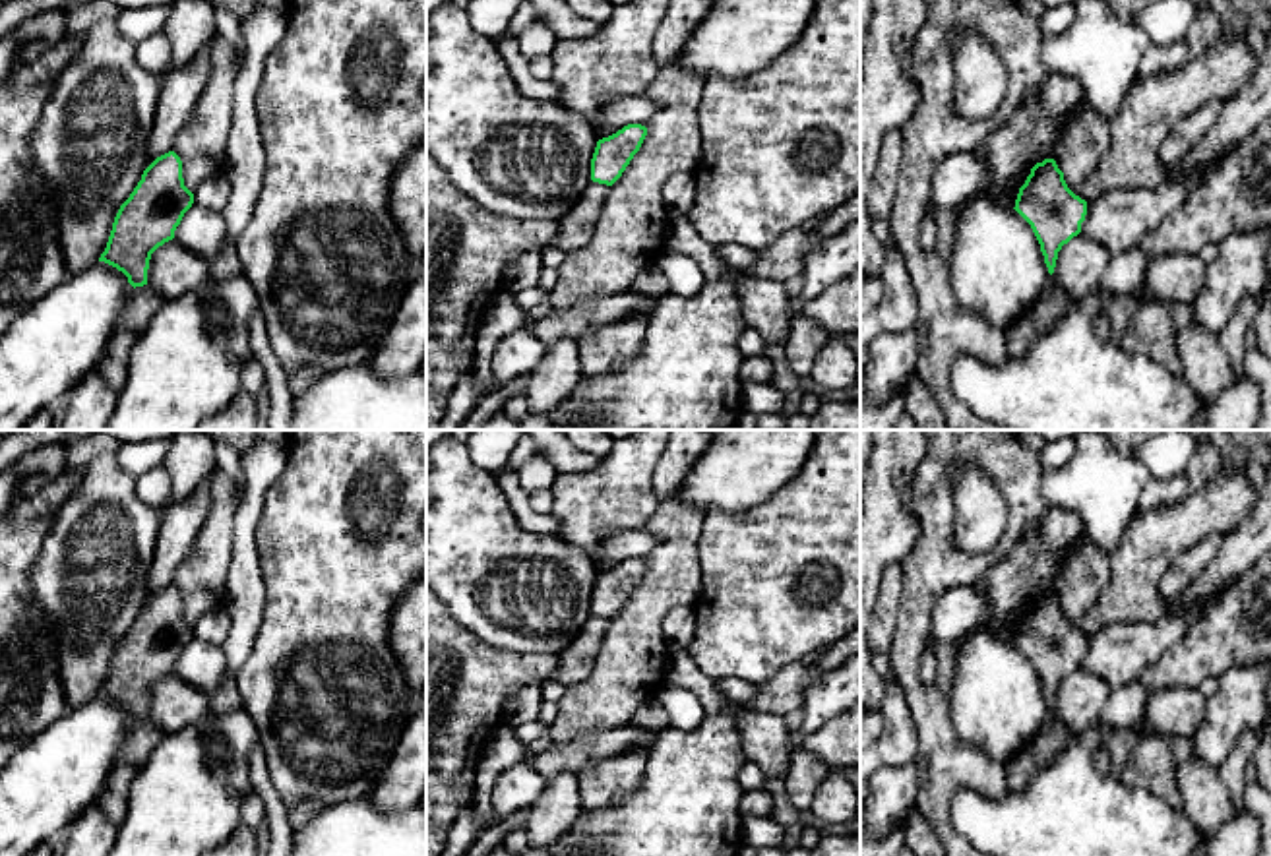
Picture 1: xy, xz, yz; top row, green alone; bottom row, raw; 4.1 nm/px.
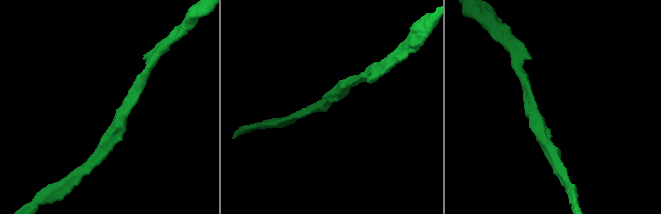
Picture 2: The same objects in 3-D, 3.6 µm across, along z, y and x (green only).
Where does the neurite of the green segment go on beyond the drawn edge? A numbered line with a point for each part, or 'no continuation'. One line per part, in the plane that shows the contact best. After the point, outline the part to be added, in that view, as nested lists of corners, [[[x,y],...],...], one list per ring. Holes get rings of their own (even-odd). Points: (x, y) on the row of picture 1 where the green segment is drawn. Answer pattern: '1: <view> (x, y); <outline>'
1: yz (1085, 138); [[[1085,103],[1054,143],[1054,161],[1075,196],[1079,196],[1097,161],[1106,153],[1108,143],[1108,118]]]

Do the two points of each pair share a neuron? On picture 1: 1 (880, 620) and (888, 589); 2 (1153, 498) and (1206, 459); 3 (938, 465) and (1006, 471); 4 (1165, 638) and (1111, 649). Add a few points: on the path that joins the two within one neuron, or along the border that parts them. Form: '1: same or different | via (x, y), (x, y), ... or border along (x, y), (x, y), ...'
1: same | via (886, 612), (888, 597)
2: same | via (1167, 490), (1178, 489), (1198, 473)
3: same | via (956, 454), (989, 454)
4: same | via (1151, 642), (1124, 649)

